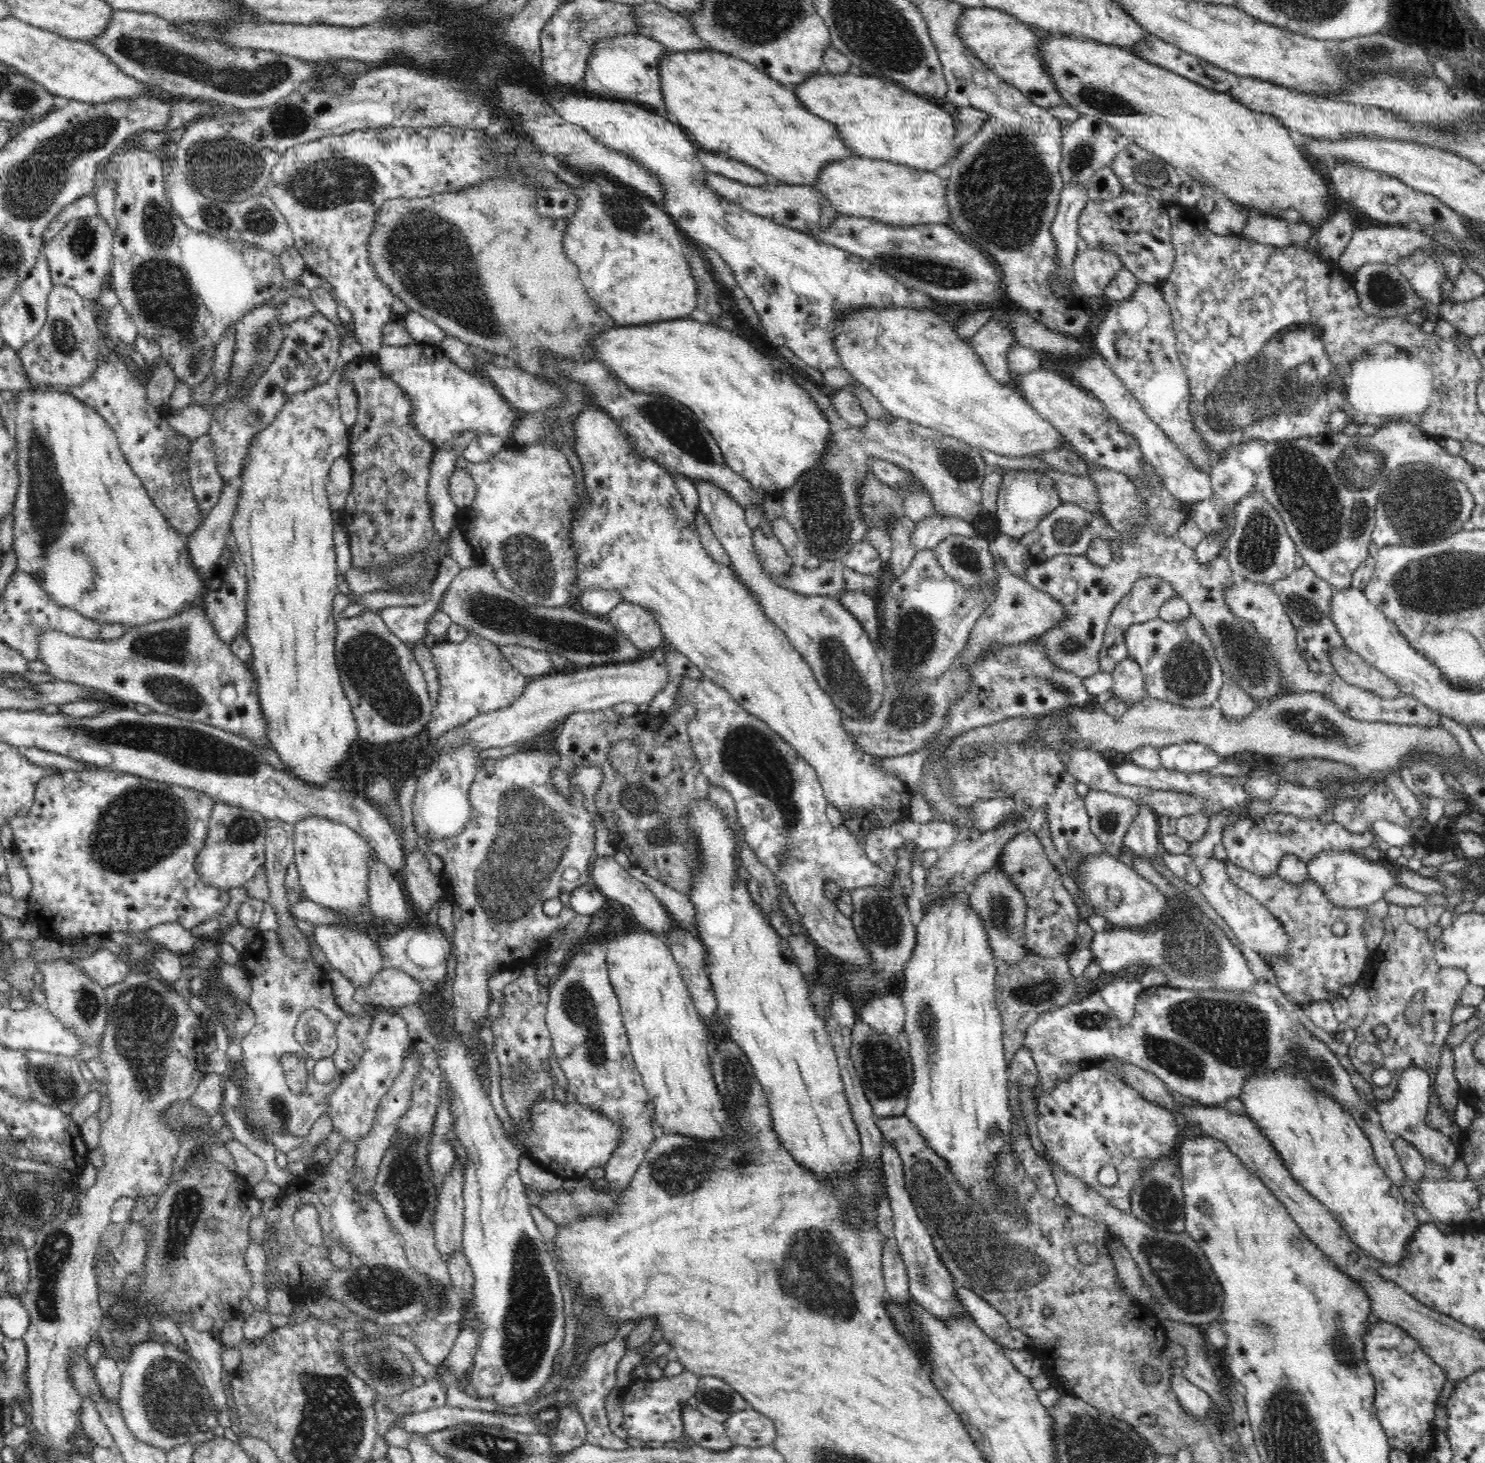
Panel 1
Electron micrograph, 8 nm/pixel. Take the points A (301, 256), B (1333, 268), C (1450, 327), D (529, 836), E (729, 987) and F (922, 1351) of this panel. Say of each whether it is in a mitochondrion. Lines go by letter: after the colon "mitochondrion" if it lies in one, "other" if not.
A: other
B: other
C: other
D: mitochondrion
E: other
F: other

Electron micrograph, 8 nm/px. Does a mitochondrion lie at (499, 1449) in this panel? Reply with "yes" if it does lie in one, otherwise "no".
yes

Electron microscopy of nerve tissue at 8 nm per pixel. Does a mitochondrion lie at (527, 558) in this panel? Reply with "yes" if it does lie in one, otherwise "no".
yes

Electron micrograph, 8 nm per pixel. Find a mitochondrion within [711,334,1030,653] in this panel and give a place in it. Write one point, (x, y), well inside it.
(828, 516)

